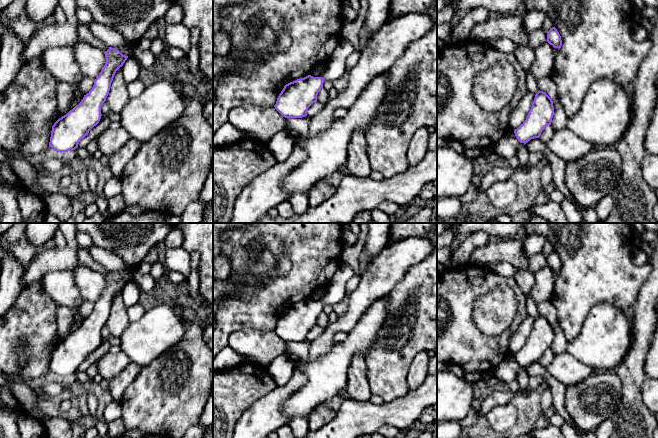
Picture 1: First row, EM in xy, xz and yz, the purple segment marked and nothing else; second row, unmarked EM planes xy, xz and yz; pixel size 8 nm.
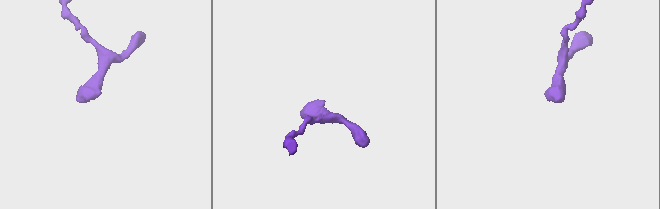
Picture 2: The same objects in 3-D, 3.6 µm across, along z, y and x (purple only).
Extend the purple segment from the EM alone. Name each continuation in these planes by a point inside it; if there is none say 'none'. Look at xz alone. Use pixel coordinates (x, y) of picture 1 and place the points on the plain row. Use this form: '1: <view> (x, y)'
1: xz (336, 291)

